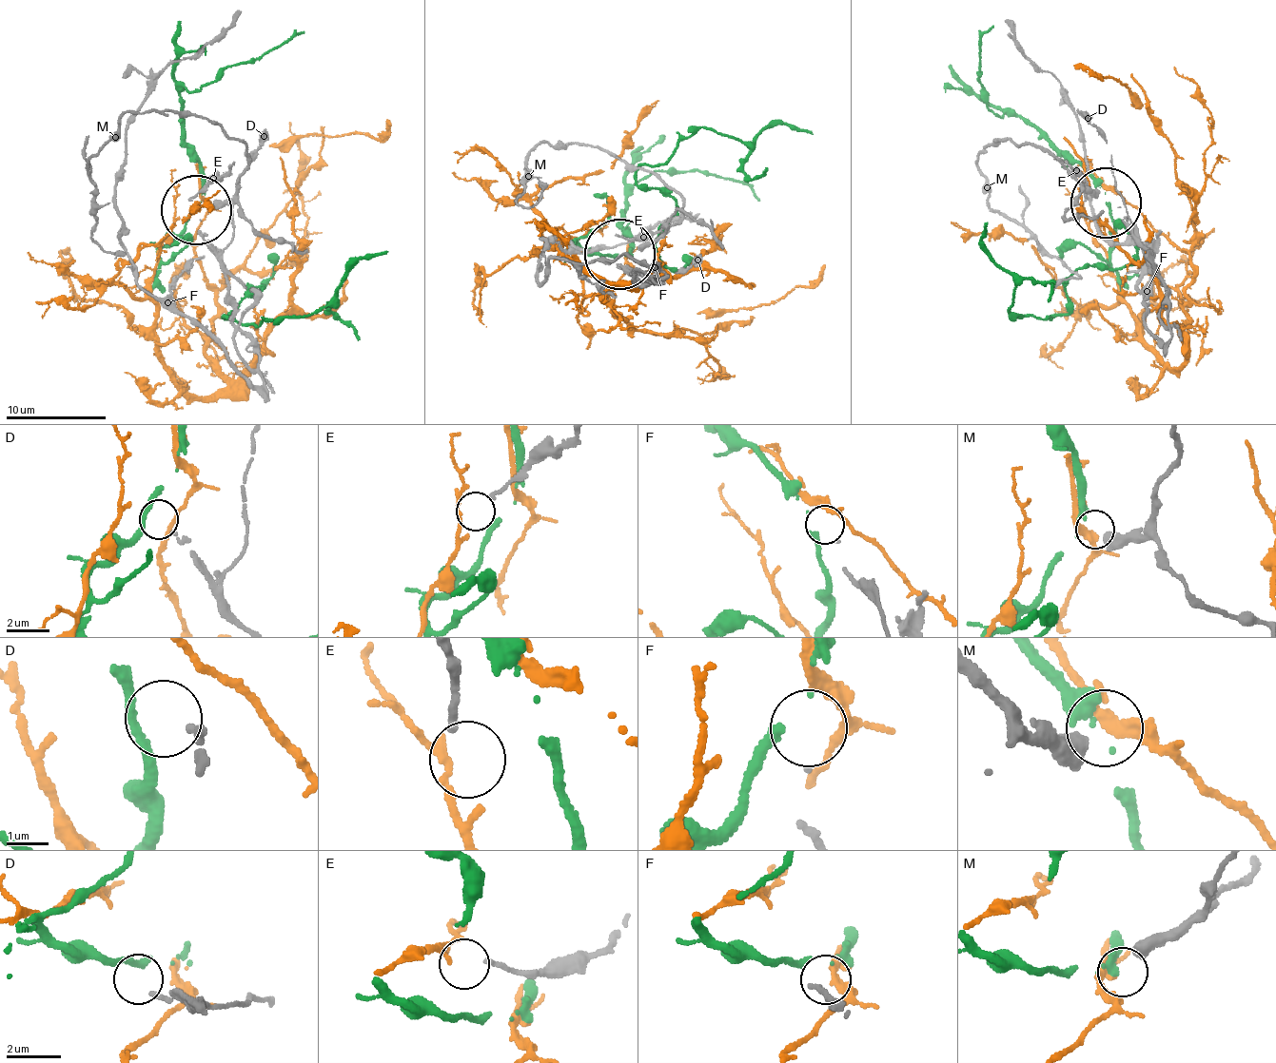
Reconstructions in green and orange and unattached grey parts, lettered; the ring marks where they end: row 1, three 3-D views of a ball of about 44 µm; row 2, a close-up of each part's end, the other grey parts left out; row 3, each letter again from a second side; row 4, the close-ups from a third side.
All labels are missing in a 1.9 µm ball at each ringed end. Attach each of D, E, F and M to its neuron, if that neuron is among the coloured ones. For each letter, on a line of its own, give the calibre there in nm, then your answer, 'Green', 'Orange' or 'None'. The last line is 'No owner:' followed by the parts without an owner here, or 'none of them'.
D: Thickness 150 nm. None
E: Thickness 170 nm. Orange
F: Thickness 70 nm. None
M: Thickness 550 nm. Green
No owner: D, F

